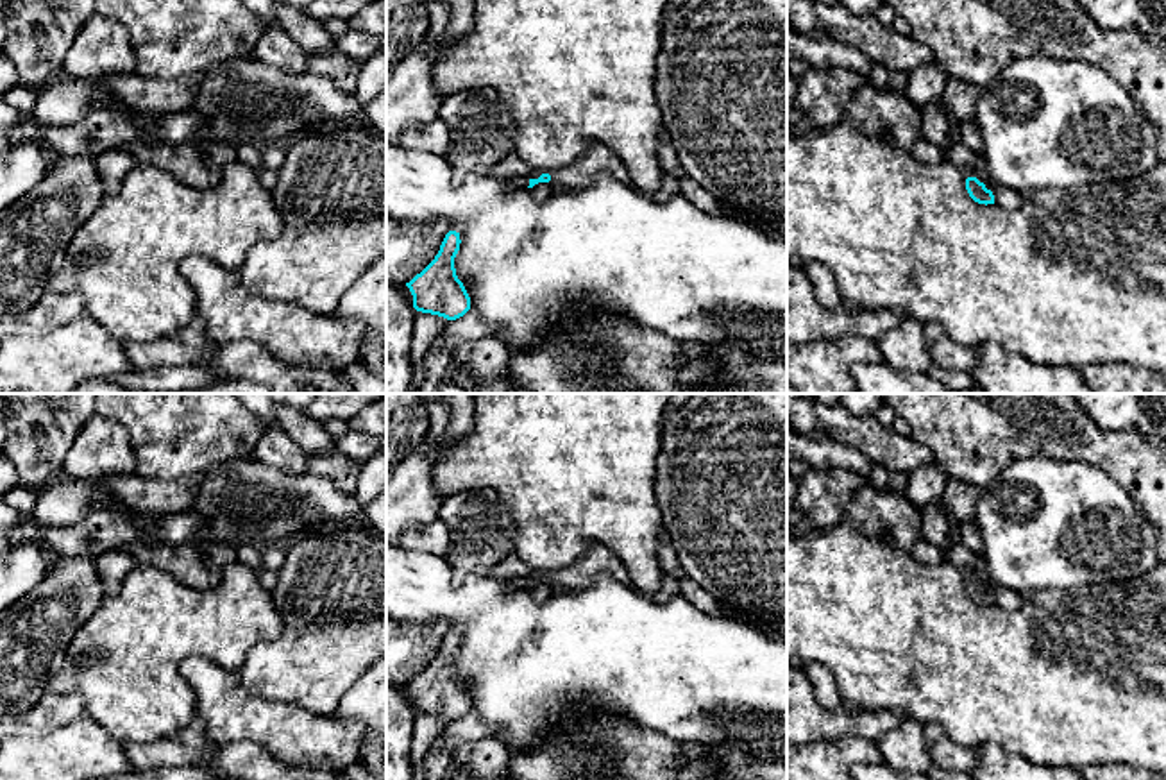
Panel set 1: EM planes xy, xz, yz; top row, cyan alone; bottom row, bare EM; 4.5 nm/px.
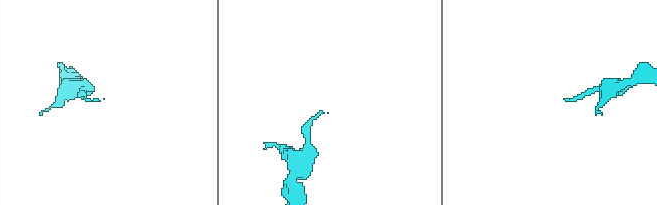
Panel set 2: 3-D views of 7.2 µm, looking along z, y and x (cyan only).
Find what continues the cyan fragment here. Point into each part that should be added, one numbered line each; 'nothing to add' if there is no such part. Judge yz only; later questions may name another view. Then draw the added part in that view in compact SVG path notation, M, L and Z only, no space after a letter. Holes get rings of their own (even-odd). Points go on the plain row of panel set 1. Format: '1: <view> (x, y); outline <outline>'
1: yz (964, 560); outline M955 540L944 551L944 562L950 562L960 572L964 581L967 578L976 578L980 581L980 576L978 576L978 571L976 571L976 564L980 562L980 553L967 549L959 540Z

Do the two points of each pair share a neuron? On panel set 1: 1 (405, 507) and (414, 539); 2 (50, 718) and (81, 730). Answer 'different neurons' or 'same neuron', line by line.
1: different neurons
2: different neurons

